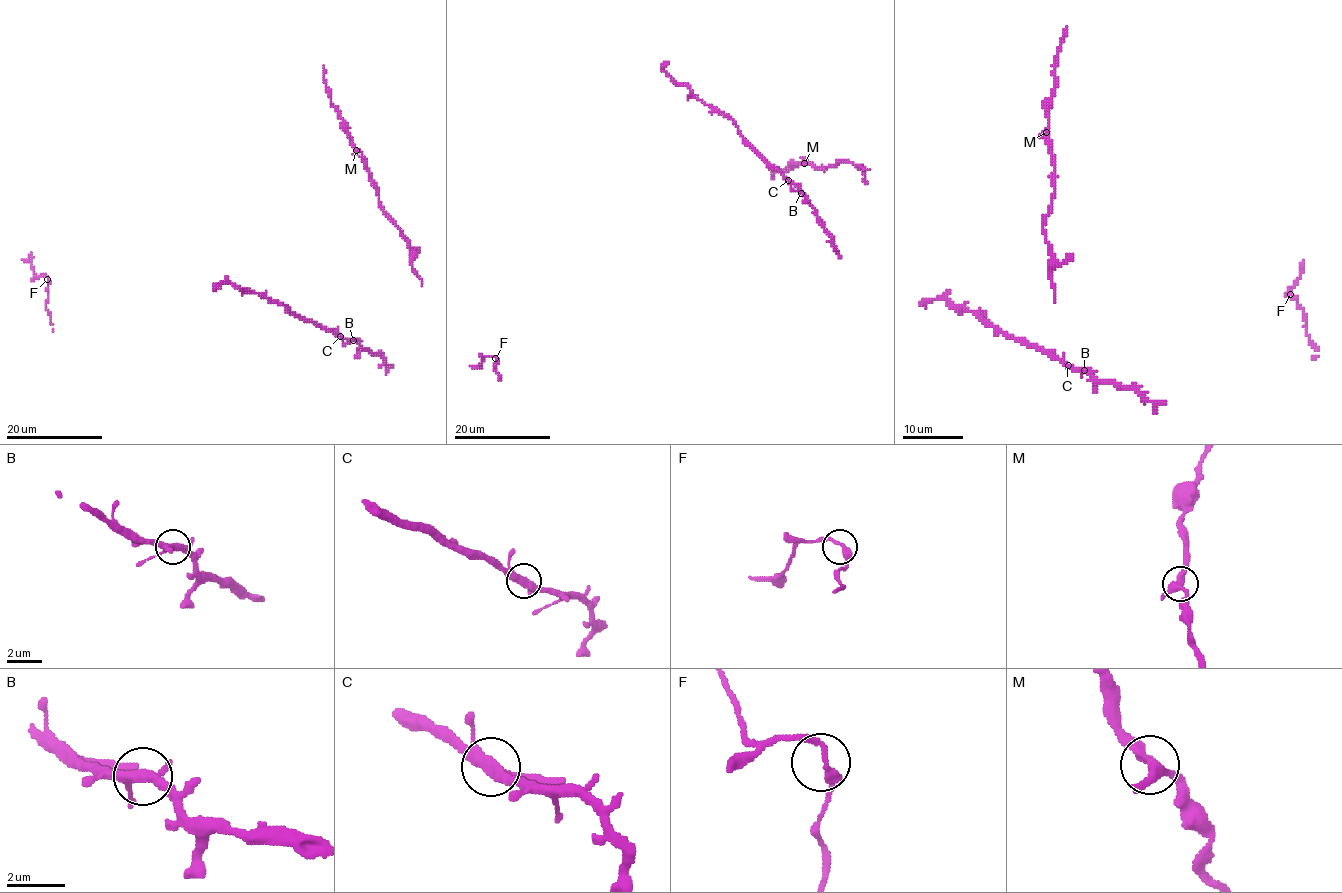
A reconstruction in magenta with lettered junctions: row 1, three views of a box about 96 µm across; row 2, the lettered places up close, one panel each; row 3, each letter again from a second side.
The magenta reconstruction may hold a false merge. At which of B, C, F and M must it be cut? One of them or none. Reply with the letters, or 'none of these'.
none of these

